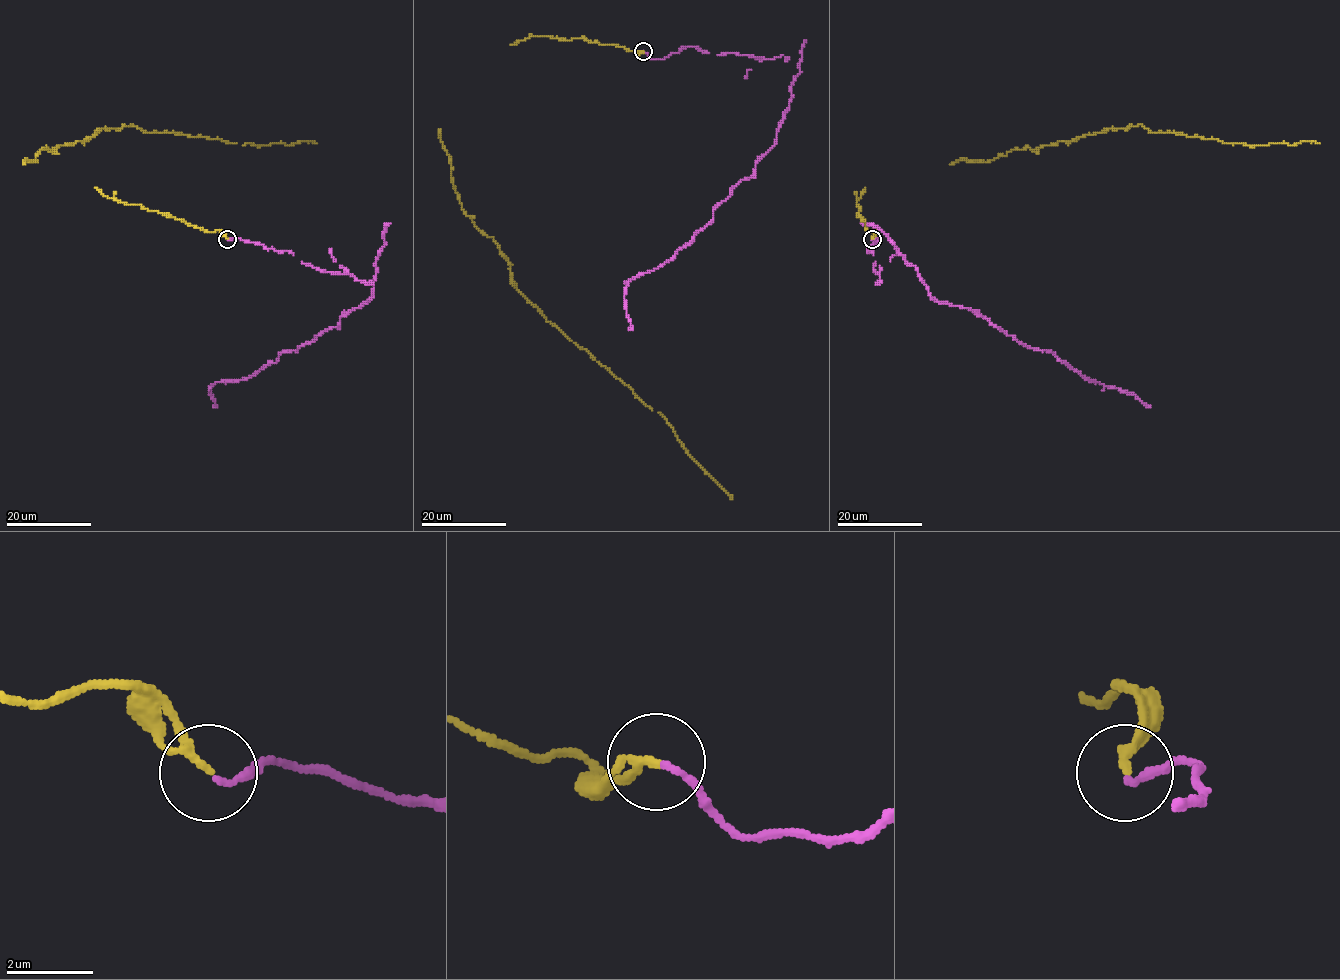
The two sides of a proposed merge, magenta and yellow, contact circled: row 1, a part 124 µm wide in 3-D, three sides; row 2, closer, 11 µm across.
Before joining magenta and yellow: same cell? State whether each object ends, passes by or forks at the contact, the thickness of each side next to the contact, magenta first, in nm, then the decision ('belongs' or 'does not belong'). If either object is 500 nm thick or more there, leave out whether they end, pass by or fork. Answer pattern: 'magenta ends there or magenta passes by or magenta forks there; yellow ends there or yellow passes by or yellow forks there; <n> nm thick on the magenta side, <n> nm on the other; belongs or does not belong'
magenta ends there; yellow passes by; 140 nm thick on the magenta side, 140 nm on the other; belongs

